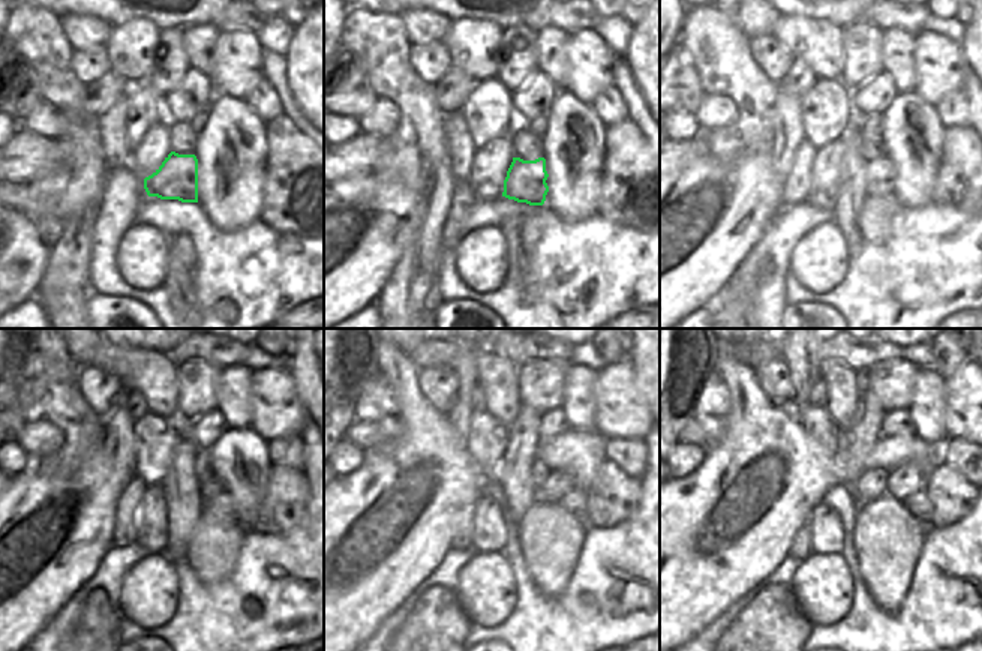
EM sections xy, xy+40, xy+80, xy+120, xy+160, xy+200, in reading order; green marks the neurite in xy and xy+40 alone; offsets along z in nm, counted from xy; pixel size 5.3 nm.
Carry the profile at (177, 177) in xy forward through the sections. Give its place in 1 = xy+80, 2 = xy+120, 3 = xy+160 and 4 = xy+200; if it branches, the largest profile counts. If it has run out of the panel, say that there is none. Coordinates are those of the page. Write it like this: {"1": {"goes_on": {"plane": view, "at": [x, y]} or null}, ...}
{"1": {"goes_on": {"plane": "xy+80", "at": [879, 171]}}, "2": {"goes_on": {"plane": "xy+120", "at": [221, 506]}}, "3": {"goes_on": {"plane": "xy+160", "at": [574, 501]}}, "4": {"goes_on": {"plane": "xy+200", "at": [918, 504]}}}

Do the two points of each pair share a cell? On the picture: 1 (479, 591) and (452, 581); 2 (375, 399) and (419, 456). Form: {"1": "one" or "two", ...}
{"1": "two", "2": "two"}

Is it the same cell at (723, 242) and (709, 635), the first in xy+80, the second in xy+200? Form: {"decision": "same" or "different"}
{"decision": "different"}

